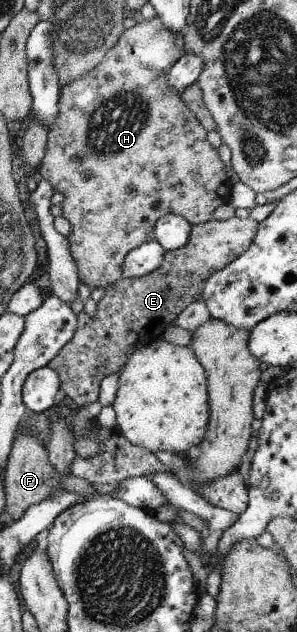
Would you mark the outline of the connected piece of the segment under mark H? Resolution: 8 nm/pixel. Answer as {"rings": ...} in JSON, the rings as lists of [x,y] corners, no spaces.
{"rings":[[[159,16],[151,20],[138,19],[138,23],[129,28],[117,42],[116,47],[111,48],[108,56],[97,68],[87,72],[85,76],[76,78],[71,84],[62,86],[59,94],[59,114],[55,122],[48,129],[46,141],[46,157],[43,158],[38,170],[38,178],[49,181],[55,192],[63,193],[64,200],[60,206],[63,209],[63,217],[71,223],[71,232],[67,236],[69,250],[78,270],[78,278],[81,283],[86,284],[91,291],[95,288],[111,290],[113,284],[123,279],[124,260],[141,244],[154,240],[156,224],[166,215],[177,214],[183,216],[192,226],[204,224],[212,220],[214,211],[221,205],[228,203],[231,193],[232,182],[227,178],[225,164],[221,162],[217,150],[207,142],[207,130],[197,121],[196,116],[185,106],[177,90],[169,88],[168,73],[173,64],[180,60],[184,48],[184,34],[177,34],[169,28],[165,28]]]}

